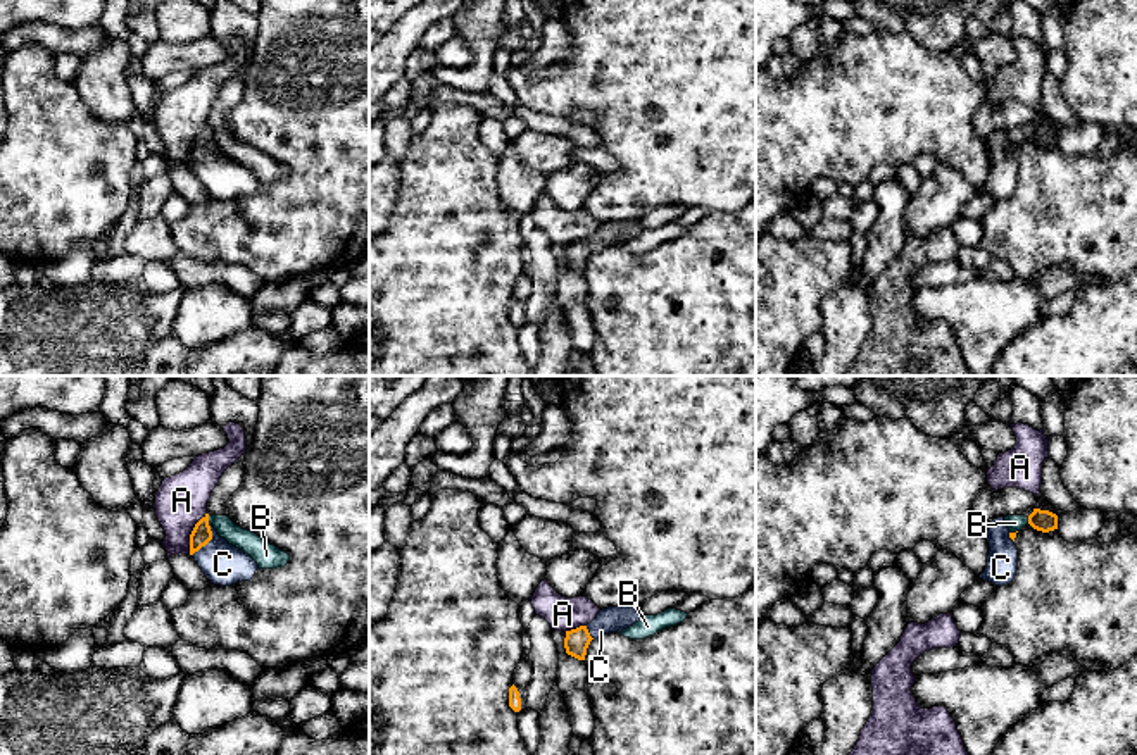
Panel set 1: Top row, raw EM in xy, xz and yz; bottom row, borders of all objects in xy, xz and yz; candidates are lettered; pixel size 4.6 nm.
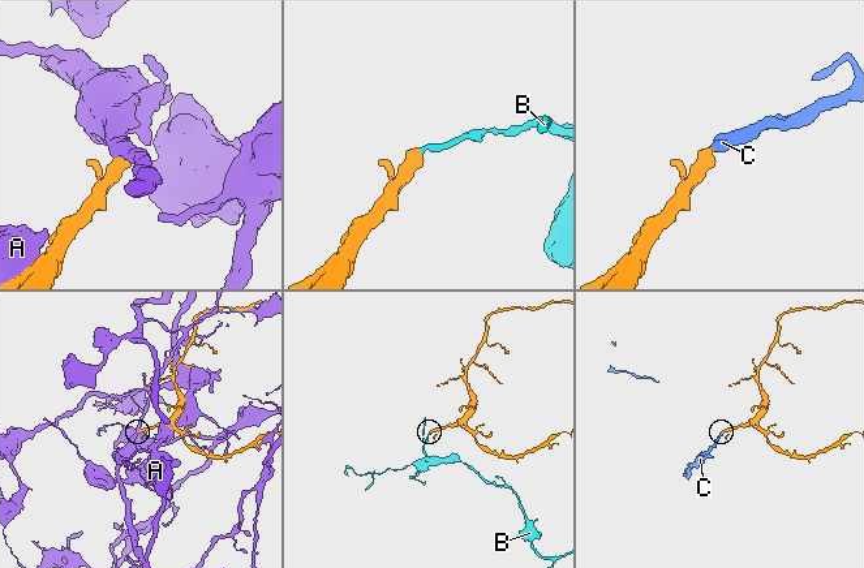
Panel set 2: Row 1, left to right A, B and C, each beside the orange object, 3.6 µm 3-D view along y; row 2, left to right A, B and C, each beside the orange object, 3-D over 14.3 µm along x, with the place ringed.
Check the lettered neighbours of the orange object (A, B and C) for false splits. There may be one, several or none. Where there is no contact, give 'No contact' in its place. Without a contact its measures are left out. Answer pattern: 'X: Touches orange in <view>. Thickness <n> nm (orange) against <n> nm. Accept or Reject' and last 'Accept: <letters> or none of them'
A: Touches orange in xy. Thickness 90 nm (orange) against 240 nm. Reject
B: Touches orange in xy. Thickness 90 nm (orange) against 100 nm. Reject
C: Touches orange in xy. Thickness 90 nm (orange) against 190 nm. Accept
Accept: C

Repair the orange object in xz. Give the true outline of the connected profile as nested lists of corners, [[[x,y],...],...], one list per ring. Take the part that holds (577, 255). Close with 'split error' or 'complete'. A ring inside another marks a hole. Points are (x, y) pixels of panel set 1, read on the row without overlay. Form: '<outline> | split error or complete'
[[[638,219],[602,222],[590,238],[566,245],[566,267],[578,274],[585,274],[587,262],[592,253],[597,253],[609,246],[621,246],[623,243],[638,236],[642,231],[644,226]]] | split error

